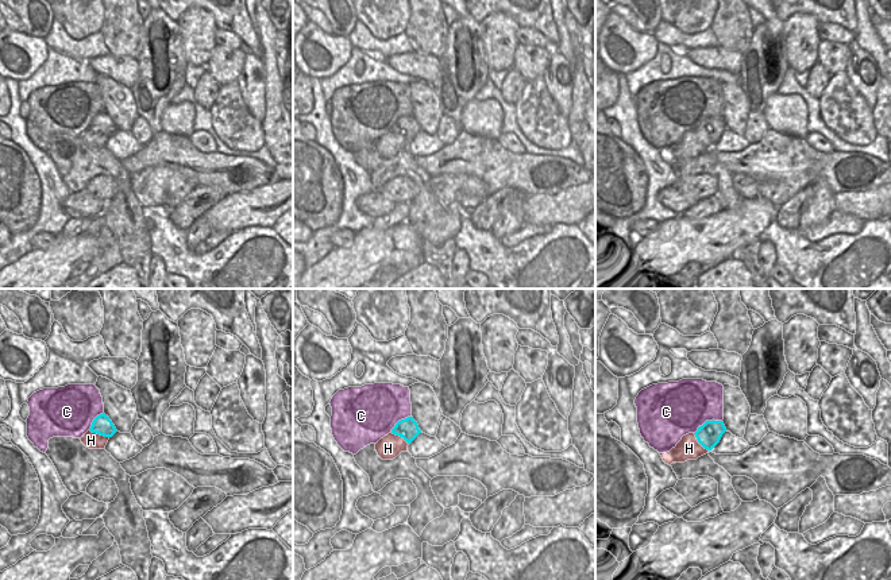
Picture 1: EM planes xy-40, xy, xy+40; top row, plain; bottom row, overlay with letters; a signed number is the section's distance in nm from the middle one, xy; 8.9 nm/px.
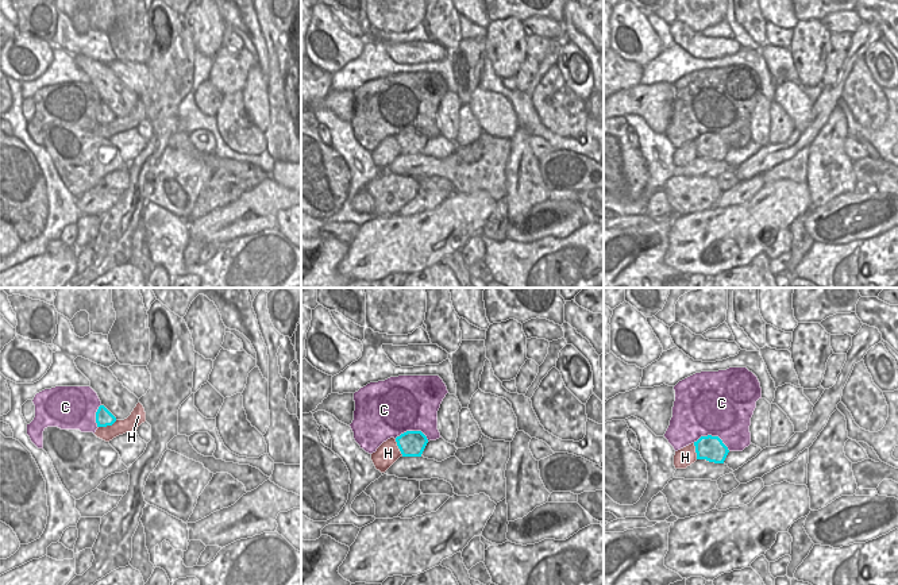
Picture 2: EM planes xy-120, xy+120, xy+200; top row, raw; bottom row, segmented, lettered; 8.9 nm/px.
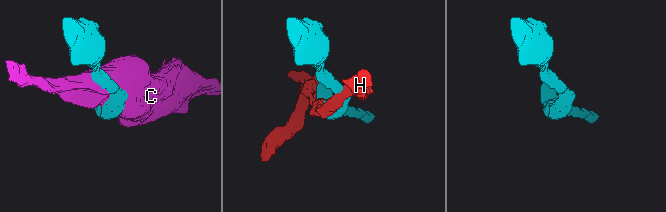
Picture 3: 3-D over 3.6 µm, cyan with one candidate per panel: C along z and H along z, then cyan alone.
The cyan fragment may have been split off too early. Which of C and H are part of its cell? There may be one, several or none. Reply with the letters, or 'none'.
none

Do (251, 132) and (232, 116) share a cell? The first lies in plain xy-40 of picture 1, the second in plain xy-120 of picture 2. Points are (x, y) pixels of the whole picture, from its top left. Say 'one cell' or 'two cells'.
one cell

